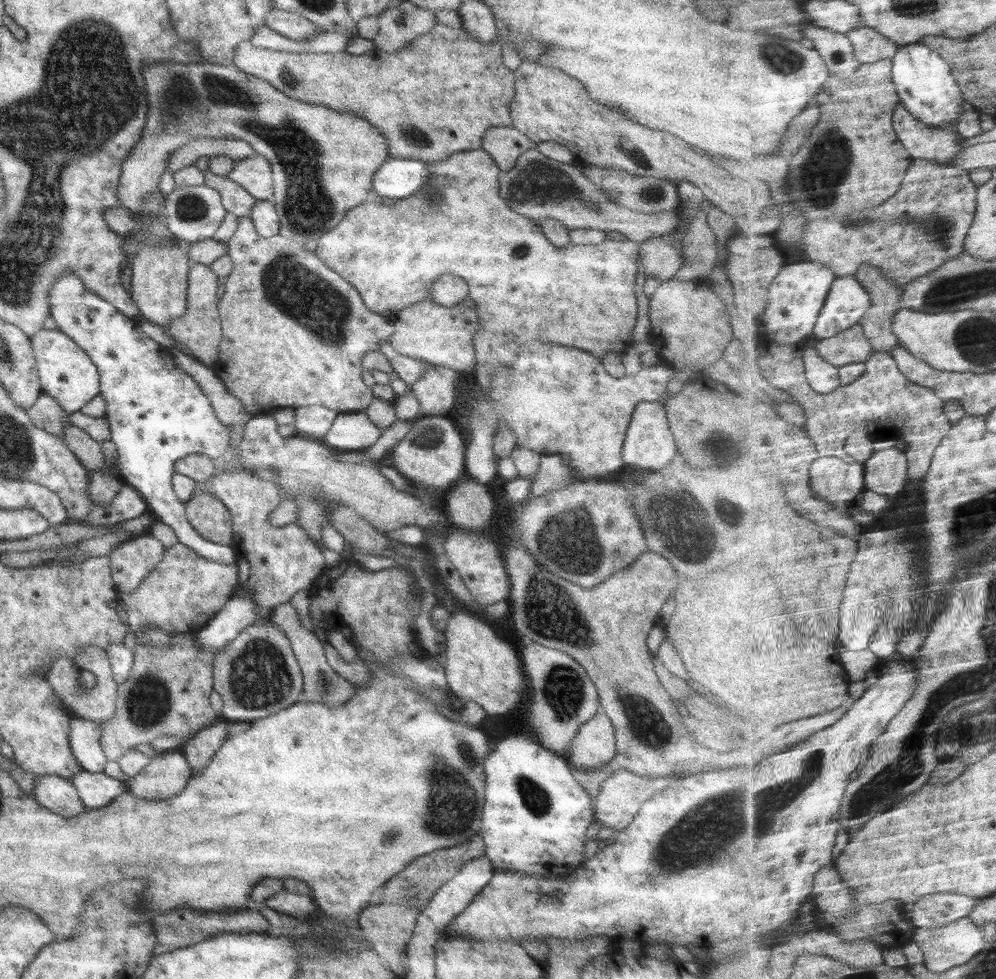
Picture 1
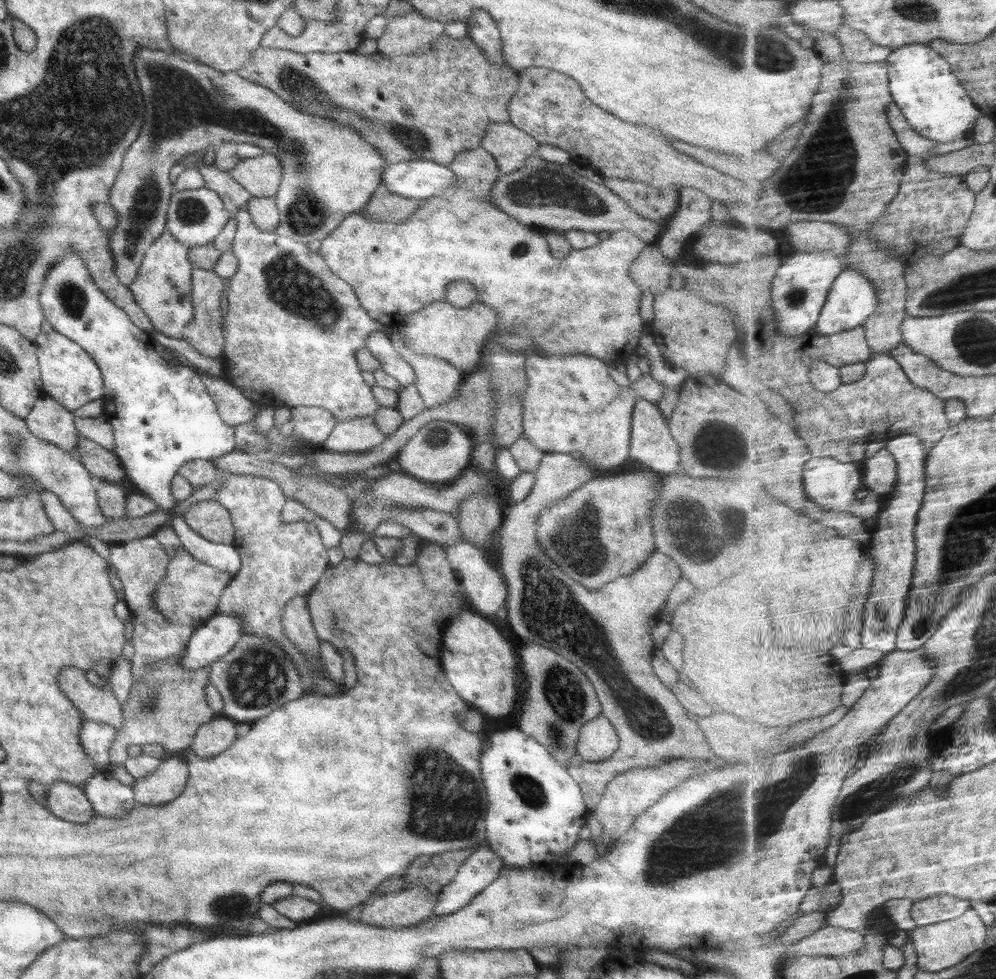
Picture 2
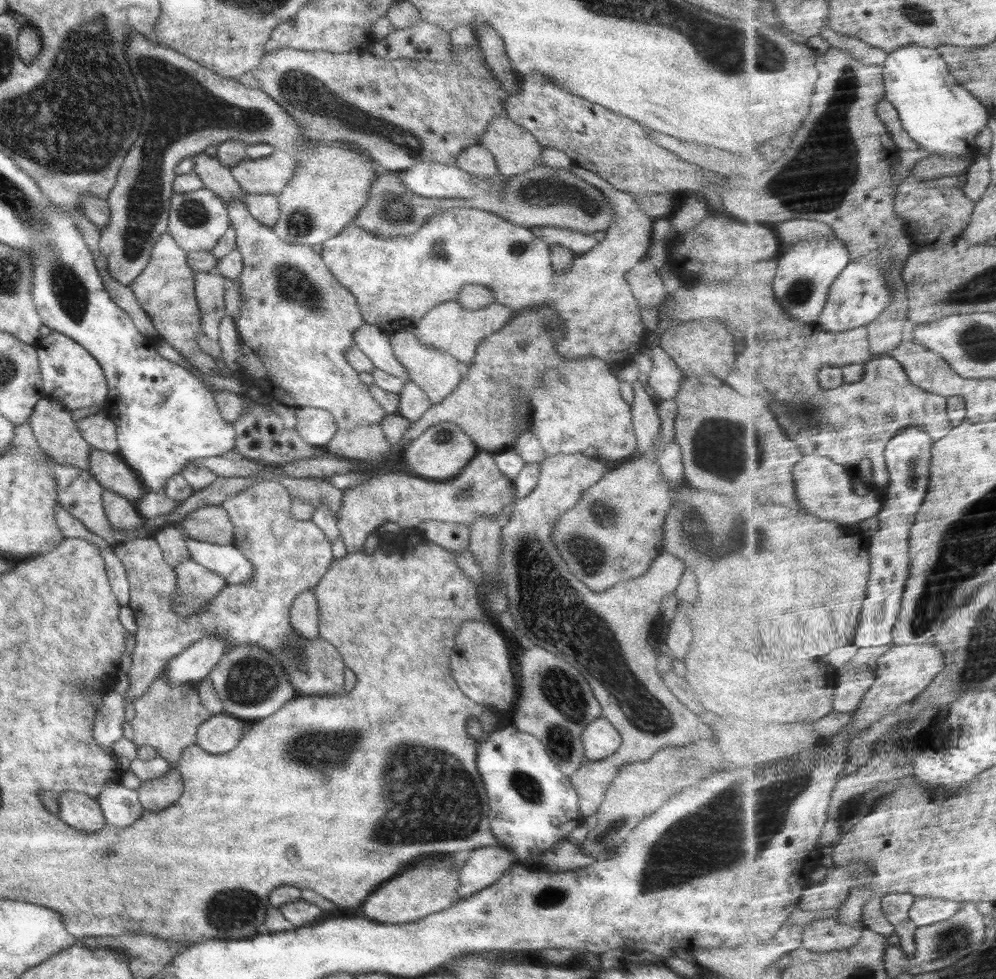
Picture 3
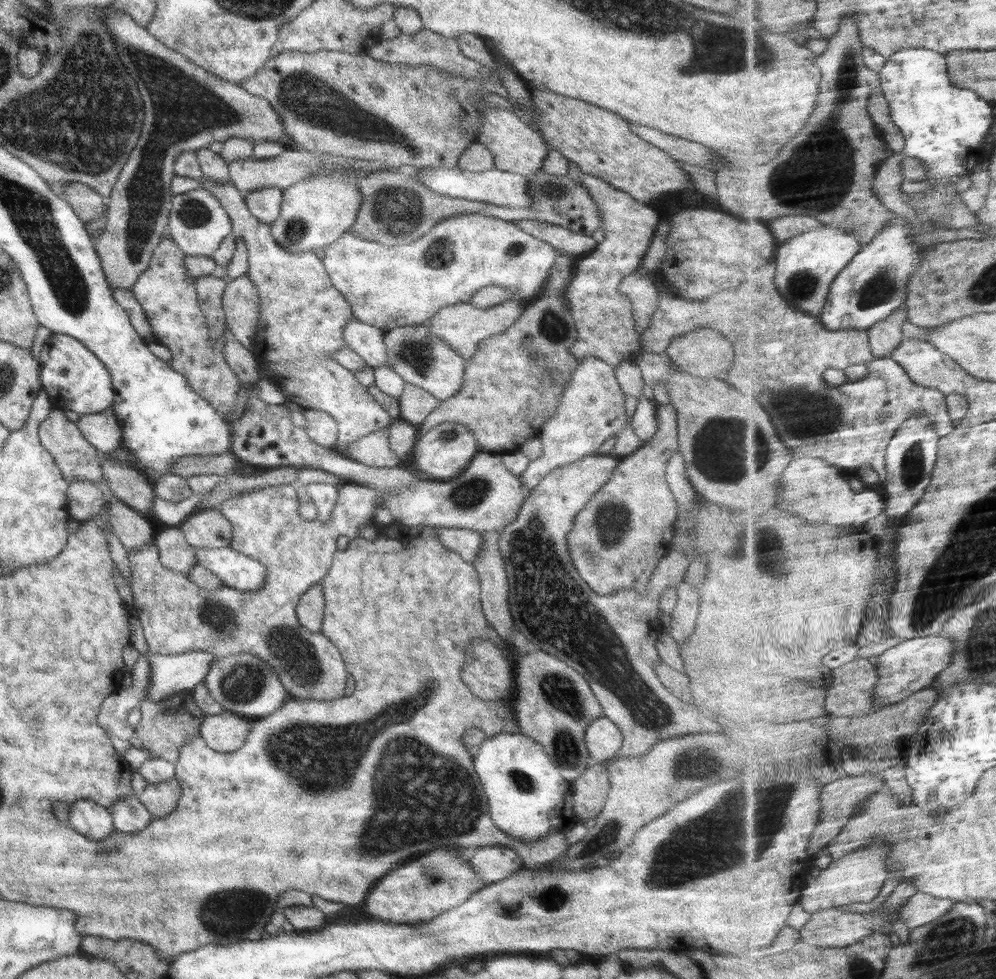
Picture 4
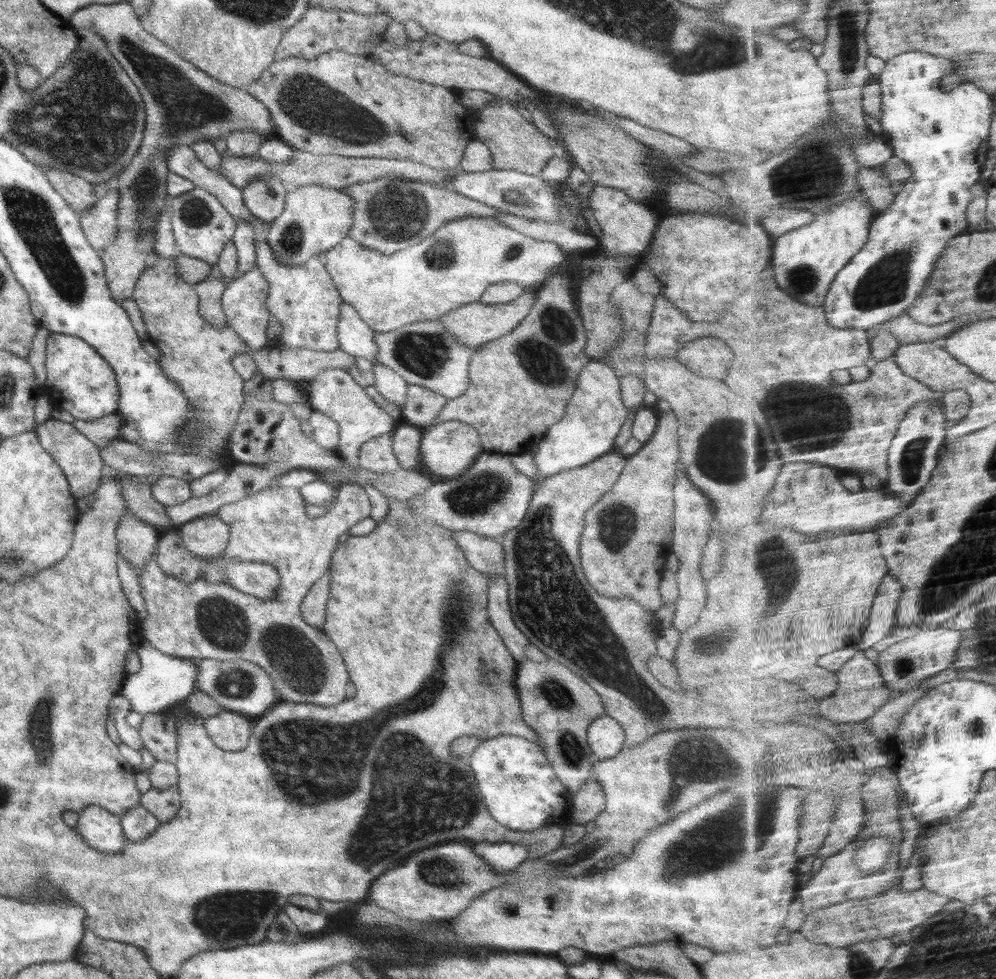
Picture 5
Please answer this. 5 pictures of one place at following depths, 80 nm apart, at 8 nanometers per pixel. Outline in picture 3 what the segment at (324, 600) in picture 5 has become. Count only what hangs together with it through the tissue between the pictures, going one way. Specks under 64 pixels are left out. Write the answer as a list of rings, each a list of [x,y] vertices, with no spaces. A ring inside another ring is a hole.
[[[313,590],[300,592],[290,607],[290,624],[304,640],[316,640],[319,636],[318,606]]]

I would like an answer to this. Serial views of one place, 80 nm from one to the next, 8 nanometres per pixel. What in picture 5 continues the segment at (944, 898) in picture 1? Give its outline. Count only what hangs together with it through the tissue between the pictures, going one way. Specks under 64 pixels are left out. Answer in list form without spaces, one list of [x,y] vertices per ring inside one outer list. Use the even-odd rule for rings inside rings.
[[[924,886],[911,892],[896,888],[875,897],[850,899],[817,910],[807,917],[800,931],[812,942],[840,948],[848,948],[868,940],[892,938],[896,934],[907,937],[915,928],[943,911],[951,899],[951,896],[934,892]]]

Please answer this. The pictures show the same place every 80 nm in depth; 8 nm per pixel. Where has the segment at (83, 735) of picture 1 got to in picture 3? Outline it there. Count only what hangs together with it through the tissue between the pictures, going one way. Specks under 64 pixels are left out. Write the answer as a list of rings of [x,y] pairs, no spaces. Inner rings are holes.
[[[260,480],[253,482],[244,490],[237,492],[236,496],[225,500],[220,506],[229,514],[229,519],[234,525],[233,545],[252,563],[253,574],[242,585],[224,586],[212,602],[190,616],[180,616],[172,610],[170,597],[176,593],[175,570],[164,560],[162,549],[152,536],[136,537],[122,542],[115,546],[114,552],[124,565],[128,584],[130,584],[130,605],[136,621],[137,631],[135,632],[136,644],[132,653],[132,666],[127,672],[129,691],[124,695],[104,692],[101,698],[100,710],[95,714],[92,732],[96,742],[105,750],[111,750],[113,742],[125,736],[123,731],[125,702],[132,704],[145,690],[149,684],[156,680],[156,677],[163,672],[163,668],[172,657],[180,655],[192,643],[202,640],[207,634],[223,634],[228,641],[230,648],[240,645],[256,645],[272,654],[280,661],[284,672],[292,686],[297,690],[299,696],[322,696],[330,697],[345,692],[344,689],[344,666],[338,650],[326,642],[324,638],[316,640],[304,640],[292,628],[290,624],[290,607],[300,592],[314,590],[319,584],[324,573],[330,568],[332,556],[331,540],[324,534],[324,531],[314,524],[305,520],[296,520],[291,515],[291,494],[279,482]]]

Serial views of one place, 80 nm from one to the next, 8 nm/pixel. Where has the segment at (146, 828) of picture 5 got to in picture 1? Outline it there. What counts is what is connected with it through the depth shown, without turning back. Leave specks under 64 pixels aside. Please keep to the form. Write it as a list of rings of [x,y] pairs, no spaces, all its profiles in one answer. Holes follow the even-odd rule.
[[[81,770],[70,778],[70,782],[76,787],[81,803],[86,809],[103,809],[117,796],[128,791],[123,781],[103,772]]]

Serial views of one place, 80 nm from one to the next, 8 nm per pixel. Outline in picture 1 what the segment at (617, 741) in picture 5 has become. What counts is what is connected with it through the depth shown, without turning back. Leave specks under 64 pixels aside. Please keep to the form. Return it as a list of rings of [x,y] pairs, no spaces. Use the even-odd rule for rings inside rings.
[[[599,709],[592,719],[578,727],[568,753],[572,754],[571,762],[574,763],[574,766],[588,772],[596,772],[599,776],[607,773],[605,767],[616,754],[616,737],[613,724],[602,710]]]

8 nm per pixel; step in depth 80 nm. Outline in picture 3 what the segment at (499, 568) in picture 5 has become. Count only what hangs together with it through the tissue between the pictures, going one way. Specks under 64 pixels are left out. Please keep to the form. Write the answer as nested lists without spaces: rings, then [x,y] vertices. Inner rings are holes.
[[[421,520],[416,526],[430,542],[445,548],[450,553],[467,550],[470,542],[470,529],[465,524],[452,524],[439,520]]]

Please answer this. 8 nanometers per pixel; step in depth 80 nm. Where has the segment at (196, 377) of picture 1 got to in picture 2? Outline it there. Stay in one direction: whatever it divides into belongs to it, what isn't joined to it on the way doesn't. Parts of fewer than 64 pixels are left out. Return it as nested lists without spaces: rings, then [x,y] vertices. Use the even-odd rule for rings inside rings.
[[[194,370],[207,388],[207,393],[216,403],[220,418],[230,426],[248,422],[257,415],[259,404],[251,401],[230,382],[220,377],[212,377],[204,370]]]

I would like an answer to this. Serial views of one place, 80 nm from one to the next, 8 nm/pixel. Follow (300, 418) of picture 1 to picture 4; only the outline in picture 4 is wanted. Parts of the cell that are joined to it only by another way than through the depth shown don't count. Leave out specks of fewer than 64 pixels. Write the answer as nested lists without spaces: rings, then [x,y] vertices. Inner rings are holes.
[[[304,409],[302,413],[307,420],[302,430],[305,430],[316,444],[329,449],[334,448],[339,431],[335,419],[318,409]]]

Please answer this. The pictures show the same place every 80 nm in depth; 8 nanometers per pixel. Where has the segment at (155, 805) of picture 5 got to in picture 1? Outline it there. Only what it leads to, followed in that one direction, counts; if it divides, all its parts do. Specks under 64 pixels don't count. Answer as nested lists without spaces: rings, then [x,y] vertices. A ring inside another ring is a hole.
[[[179,750],[154,755],[140,774],[127,777],[127,790],[140,798],[172,798],[184,790],[192,775],[185,756]]]

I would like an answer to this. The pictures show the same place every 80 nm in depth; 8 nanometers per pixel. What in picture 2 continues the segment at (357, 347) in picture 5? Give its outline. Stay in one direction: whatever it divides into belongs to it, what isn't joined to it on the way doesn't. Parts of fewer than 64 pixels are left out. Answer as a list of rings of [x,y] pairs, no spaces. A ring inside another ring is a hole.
[[[382,331],[371,332],[365,340],[365,348],[376,357],[381,370],[396,379],[401,386],[415,383],[414,368],[396,352],[391,340]]]

